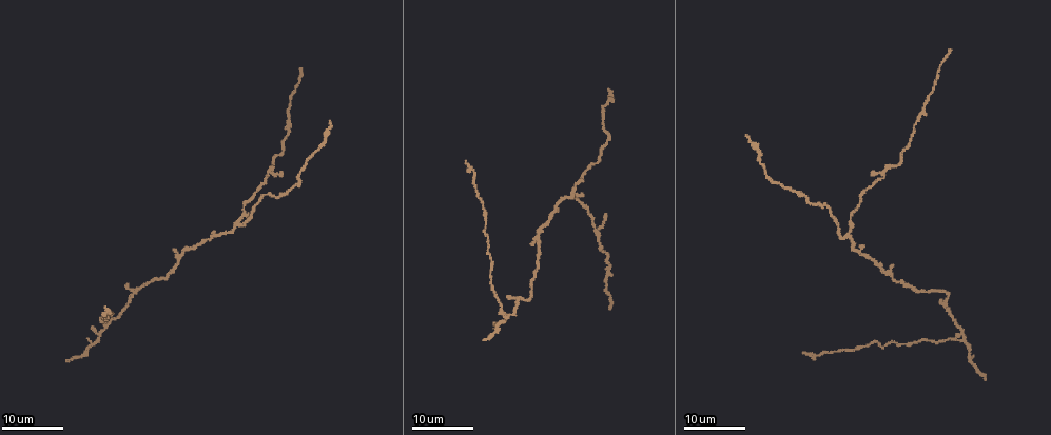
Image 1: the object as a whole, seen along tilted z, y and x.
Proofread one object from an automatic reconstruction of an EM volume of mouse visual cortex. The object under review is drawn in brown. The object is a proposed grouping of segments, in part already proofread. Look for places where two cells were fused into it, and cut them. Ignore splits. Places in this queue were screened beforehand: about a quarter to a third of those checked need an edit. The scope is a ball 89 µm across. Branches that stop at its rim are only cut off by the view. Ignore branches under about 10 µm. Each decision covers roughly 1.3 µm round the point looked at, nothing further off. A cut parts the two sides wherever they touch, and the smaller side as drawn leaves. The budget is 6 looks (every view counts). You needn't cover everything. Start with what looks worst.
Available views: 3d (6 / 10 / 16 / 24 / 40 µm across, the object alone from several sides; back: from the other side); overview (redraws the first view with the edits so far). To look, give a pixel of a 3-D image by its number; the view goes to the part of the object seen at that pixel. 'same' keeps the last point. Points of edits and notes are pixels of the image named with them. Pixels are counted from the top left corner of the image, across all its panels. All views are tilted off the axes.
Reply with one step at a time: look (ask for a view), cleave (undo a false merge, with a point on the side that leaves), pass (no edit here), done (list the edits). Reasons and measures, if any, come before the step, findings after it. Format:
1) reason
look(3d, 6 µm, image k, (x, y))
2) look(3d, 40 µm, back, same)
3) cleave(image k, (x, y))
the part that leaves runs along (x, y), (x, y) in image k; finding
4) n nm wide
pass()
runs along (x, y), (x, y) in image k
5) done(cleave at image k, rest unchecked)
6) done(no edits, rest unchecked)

two arms in line, one across
look(3d, 16 µm, image 1, (178, 256))

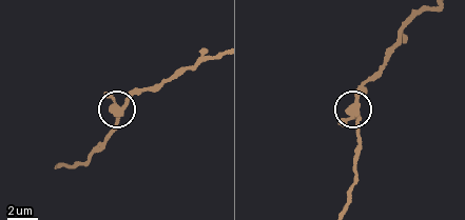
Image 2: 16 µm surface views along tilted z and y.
closer look
look(3d, 6 µm, image 2, (356, 105))

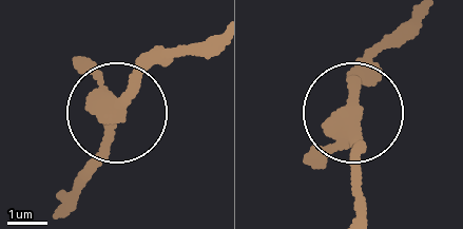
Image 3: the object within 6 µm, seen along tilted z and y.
3 arms
pass()
all the same cell

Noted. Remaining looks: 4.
three arms meet
look(3d, 16 µm, image 1, (846, 235))

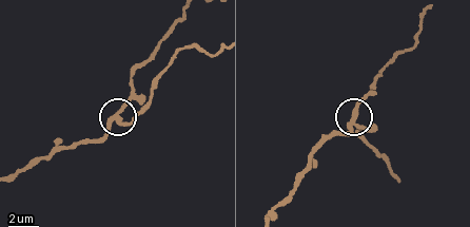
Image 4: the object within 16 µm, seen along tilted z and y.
look(3d, 10 µm, image 4, (115, 114))

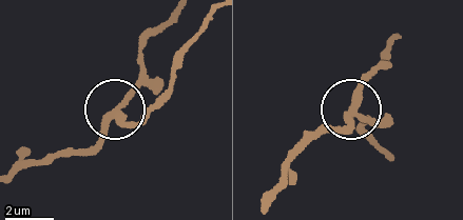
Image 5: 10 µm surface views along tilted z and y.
from behind
look(3d, 10 µm, back, image 5, (352, 110))

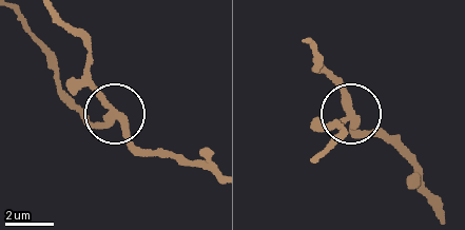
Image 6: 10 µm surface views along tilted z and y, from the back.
3 arms
pass()
continuous, no second cell

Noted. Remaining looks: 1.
done(no edits, rest unchecked)

